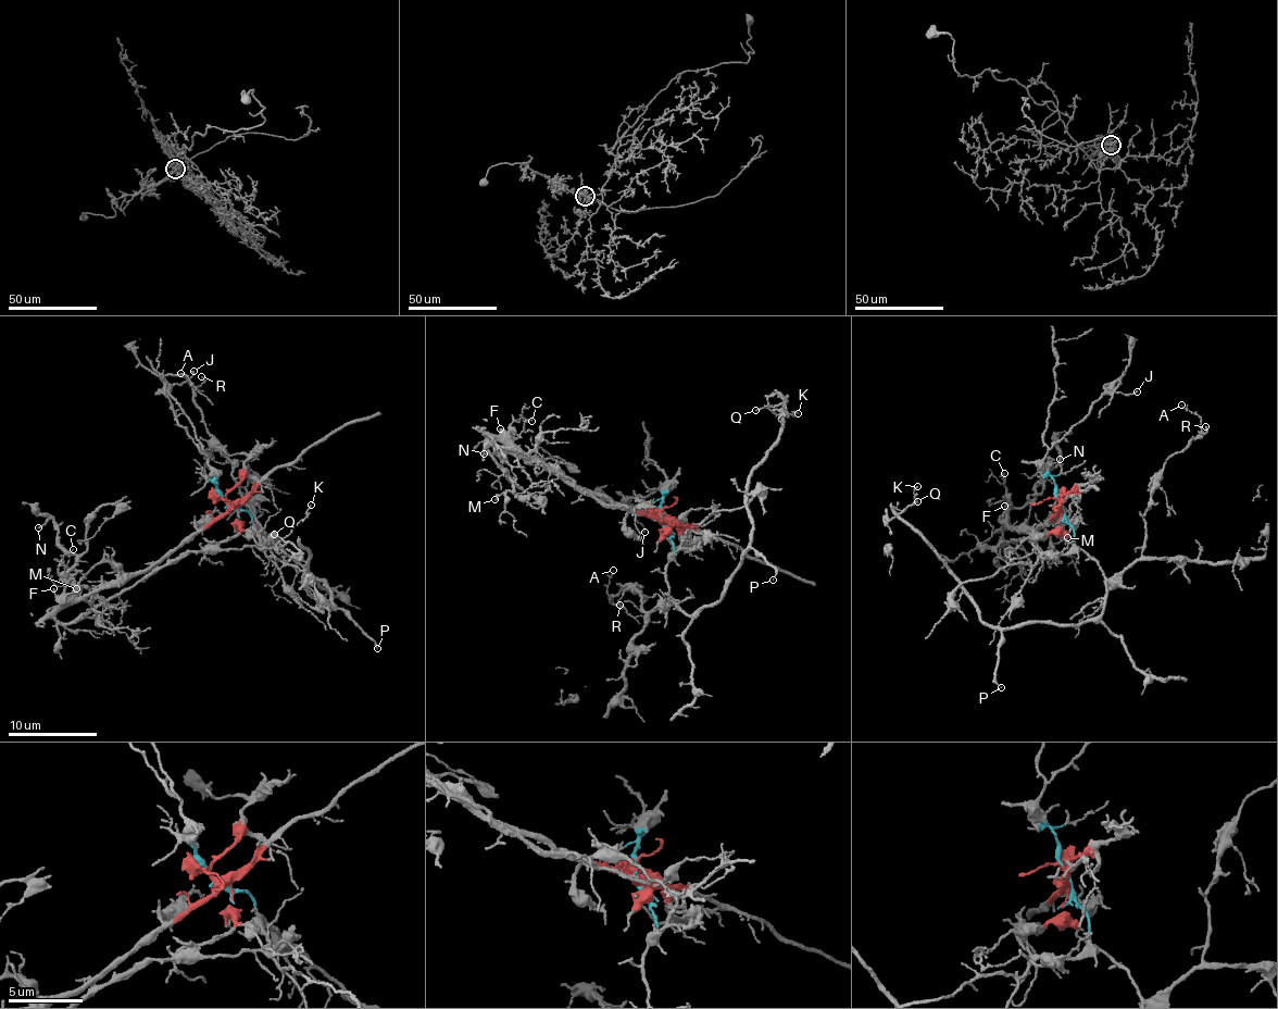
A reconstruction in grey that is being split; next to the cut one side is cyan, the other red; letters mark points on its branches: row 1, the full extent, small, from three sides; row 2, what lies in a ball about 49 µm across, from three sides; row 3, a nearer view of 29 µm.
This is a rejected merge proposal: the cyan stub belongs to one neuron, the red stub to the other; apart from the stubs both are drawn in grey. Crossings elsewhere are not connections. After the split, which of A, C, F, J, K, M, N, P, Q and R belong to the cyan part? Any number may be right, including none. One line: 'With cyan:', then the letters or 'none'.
With cyan: A, J, K, P, Q, R

